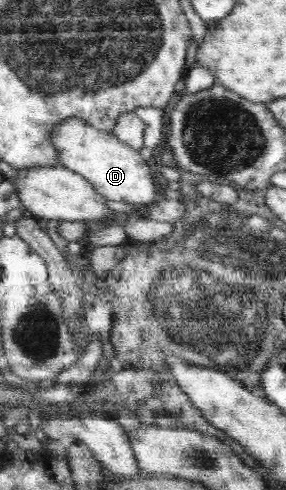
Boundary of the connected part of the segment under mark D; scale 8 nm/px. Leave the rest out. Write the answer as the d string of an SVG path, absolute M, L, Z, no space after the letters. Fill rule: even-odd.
M74 117L74 121L61 121L52 131L54 147L60 157L60 165L86 178L98 193L110 201L124 203L150 203L156 195L150 167L139 150L122 144L114 134Z

